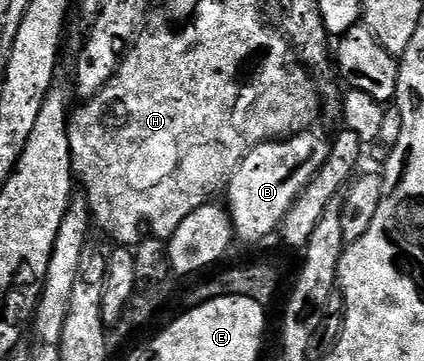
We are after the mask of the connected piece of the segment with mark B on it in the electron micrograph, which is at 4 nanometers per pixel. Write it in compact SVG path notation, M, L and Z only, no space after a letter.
M303 133L281 141L271 141L250 151L238 167L228 188L228 209L234 221L234 231L239 240L246 243L262 243L277 232L286 221L294 203L305 194L307 187L322 171L330 156L330 143L315 133Z

